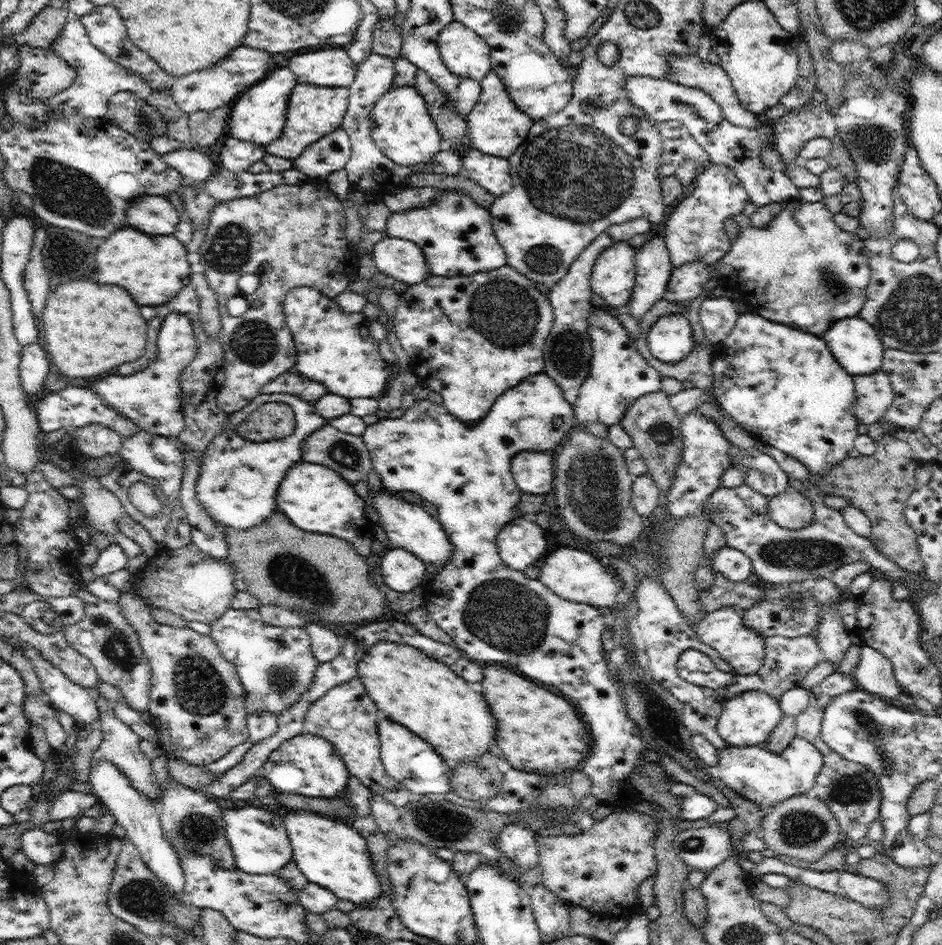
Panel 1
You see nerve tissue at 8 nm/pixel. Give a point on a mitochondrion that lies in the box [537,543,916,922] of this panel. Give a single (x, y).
(662, 718)

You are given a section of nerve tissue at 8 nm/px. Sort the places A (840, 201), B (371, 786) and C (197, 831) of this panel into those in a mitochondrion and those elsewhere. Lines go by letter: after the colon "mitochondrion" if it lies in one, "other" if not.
A: other
B: other
C: mitochondrion

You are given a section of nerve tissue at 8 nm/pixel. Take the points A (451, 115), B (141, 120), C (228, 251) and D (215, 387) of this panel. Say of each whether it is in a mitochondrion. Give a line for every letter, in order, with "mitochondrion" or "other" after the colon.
A: mitochondrion
B: mitochondrion
C: mitochondrion
D: other

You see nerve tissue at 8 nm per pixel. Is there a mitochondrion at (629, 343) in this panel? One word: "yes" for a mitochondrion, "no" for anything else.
no

